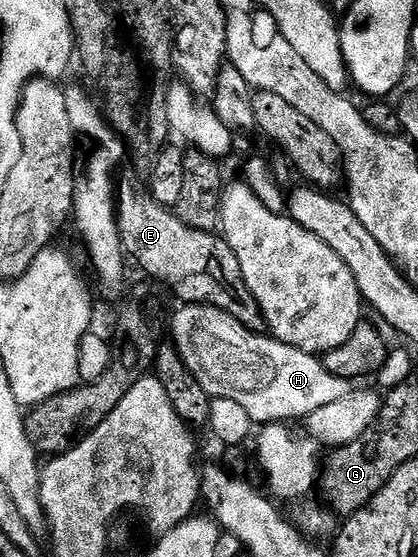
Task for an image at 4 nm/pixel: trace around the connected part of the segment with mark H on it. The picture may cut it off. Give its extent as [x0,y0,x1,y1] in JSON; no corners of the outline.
[171,303,353,424]

